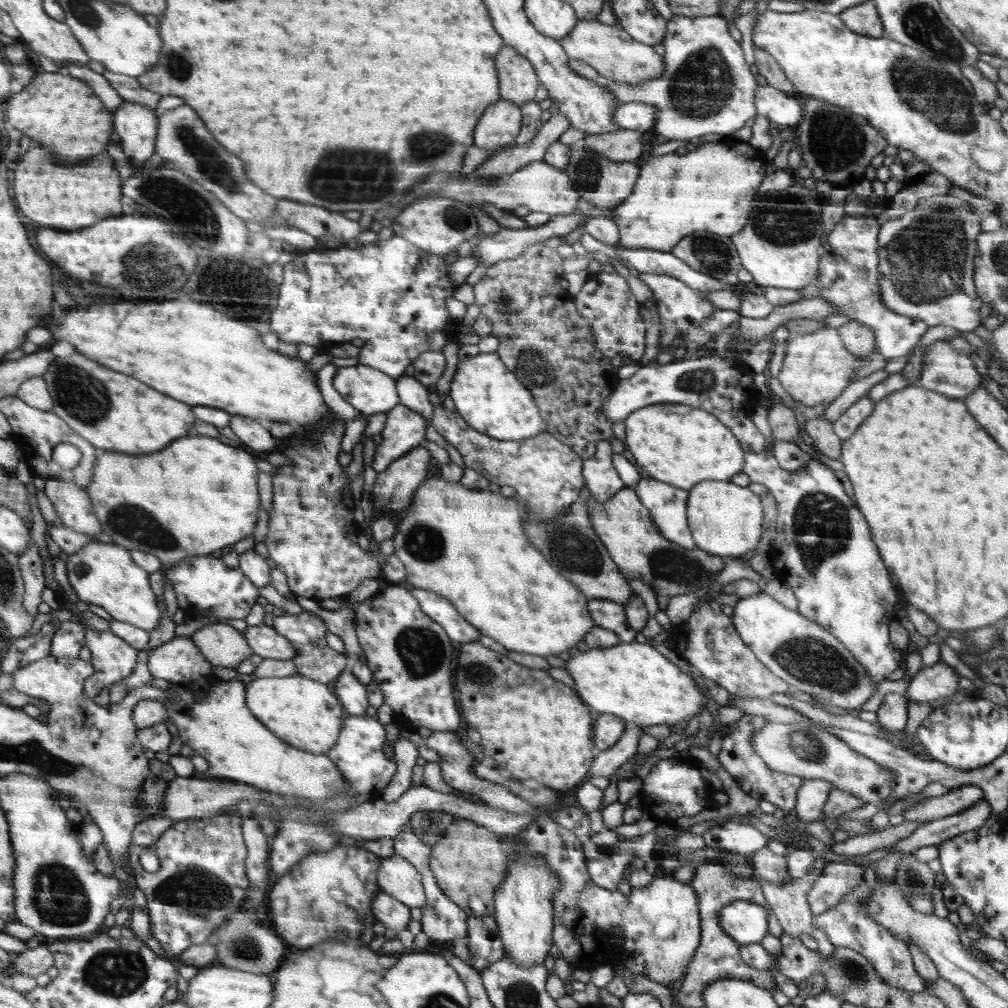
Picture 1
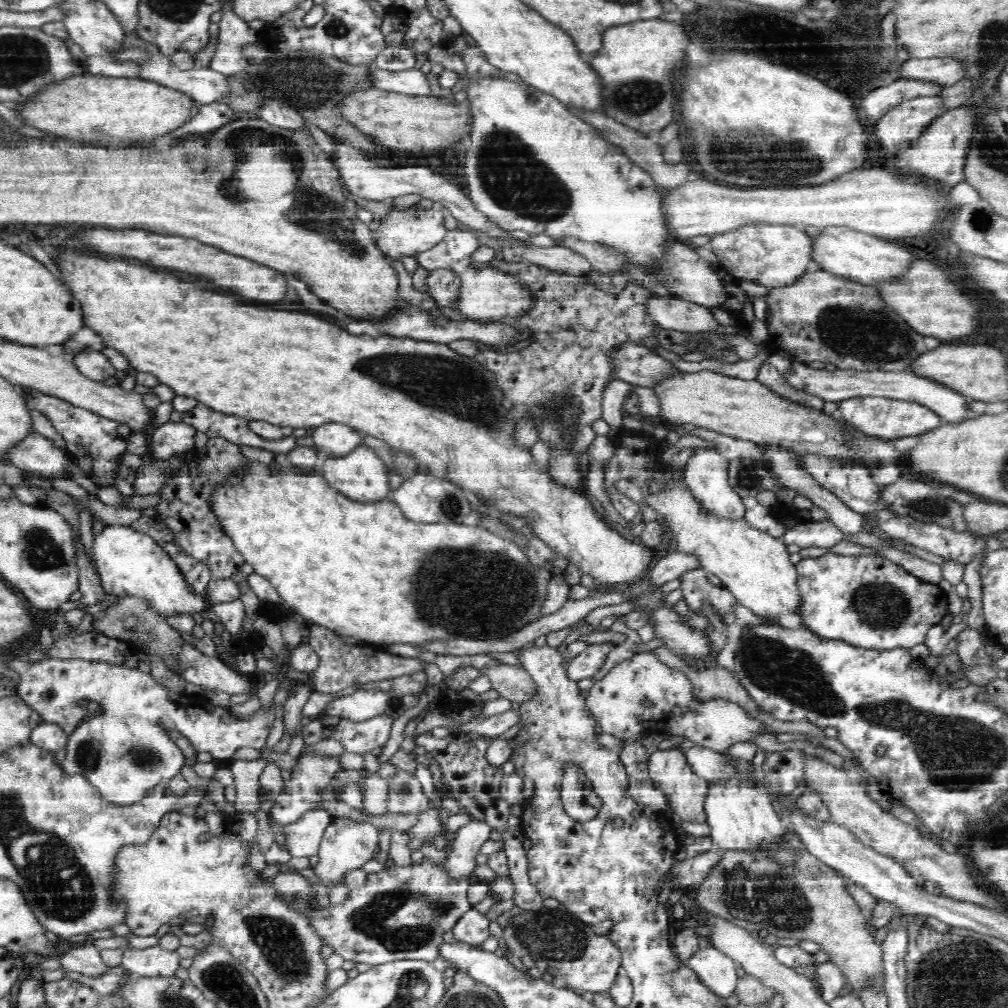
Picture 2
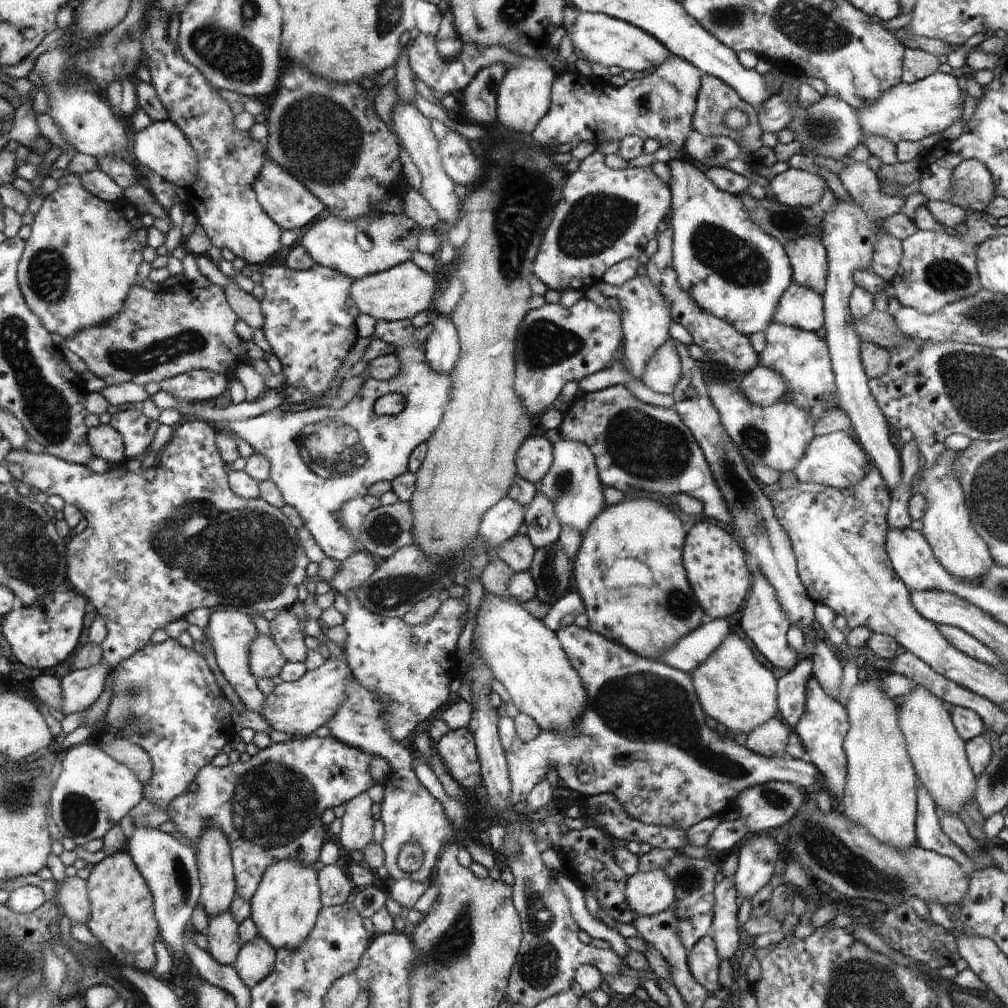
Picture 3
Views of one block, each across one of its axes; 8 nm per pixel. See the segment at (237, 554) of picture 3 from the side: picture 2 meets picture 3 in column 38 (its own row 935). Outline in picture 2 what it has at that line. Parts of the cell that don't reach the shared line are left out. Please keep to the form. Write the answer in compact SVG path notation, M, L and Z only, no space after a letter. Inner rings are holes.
M472 906L468 912L460 916L458 922L454 923L451 931L456 941L478 945L488 938L488 925L486 914Z

